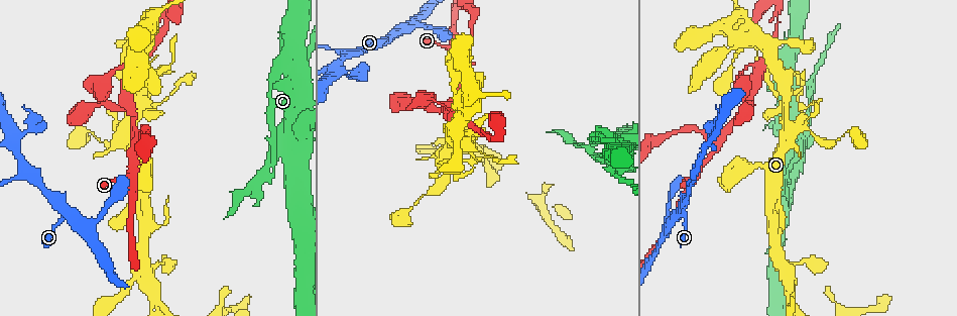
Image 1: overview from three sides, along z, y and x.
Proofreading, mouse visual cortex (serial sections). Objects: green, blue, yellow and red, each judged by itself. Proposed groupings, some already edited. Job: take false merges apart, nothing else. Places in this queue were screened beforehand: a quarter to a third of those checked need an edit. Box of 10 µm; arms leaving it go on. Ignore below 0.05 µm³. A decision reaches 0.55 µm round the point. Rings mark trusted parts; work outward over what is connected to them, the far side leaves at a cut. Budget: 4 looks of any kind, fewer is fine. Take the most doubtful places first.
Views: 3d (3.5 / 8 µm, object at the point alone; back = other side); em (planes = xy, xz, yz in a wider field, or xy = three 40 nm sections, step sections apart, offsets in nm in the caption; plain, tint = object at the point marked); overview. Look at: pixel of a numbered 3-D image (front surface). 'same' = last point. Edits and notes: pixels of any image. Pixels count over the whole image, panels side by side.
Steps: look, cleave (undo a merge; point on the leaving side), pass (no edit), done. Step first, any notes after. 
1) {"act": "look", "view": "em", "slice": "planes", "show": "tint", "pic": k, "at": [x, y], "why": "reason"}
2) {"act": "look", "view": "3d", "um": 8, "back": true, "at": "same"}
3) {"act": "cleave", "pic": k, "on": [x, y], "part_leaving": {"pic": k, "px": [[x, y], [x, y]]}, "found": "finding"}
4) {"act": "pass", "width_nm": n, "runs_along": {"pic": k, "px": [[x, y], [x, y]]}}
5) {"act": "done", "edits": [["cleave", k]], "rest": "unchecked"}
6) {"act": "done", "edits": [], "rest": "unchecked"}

{"act": "look", "view": "3d", "um": 3.5, "pic": 1, "at": [708, 141], "why": "abrupt turn"}

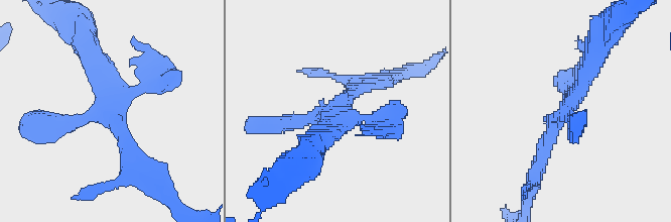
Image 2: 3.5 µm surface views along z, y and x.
{"act": "look", "view": "em", "slice": "planes", "show": "tint", "pic": 2, "at": [116, 107]}

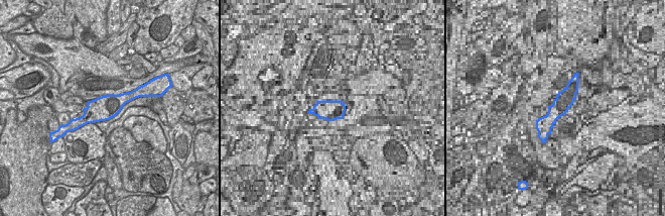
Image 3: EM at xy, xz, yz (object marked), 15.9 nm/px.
{"act": "pass", "width_nm": 380, "runs_along": {"pic": 3, "px": [[134, 95], [77, 121]]}, "found": "one cell here"}

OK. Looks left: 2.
{"act": "look", "view": "3d", "um": 3.5, "pic": 1, "at": [721, 136], "why": "two arms in line, one across"}

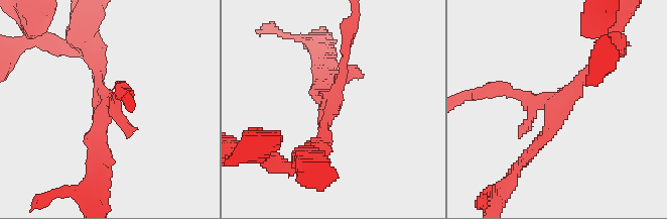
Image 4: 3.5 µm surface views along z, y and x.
{"act": "look", "view": "em", "slice": "xy", "step": 3, "show": "tint", "pic": 4, "at": [326, 111]}

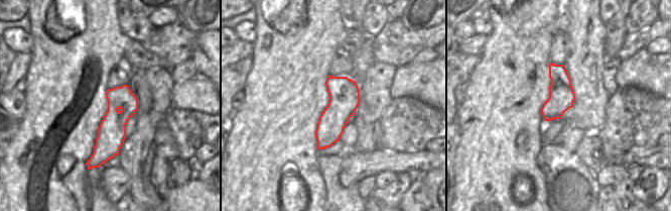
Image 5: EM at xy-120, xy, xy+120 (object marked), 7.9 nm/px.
{"act": "pass", "runs_along": {"pic": 5, "px": [[125, 87], [108, 144], [90, 166]]}, "found": "continuous, no second cell"}

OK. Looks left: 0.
{"act": "done", "edits": [], "rest": "unchecked"}

